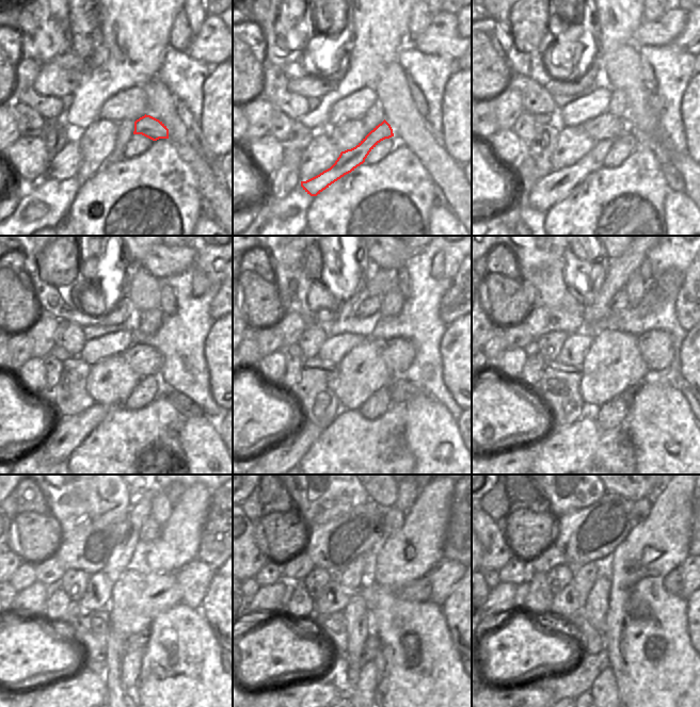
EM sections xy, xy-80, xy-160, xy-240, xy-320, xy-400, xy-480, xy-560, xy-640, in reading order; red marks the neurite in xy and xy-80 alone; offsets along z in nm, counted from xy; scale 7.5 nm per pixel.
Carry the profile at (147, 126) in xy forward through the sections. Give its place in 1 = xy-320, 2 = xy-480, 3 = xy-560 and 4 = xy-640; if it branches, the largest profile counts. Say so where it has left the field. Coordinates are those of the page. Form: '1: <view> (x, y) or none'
1: xy-320 (288, 452)
2: xy-480 (84, 690)
3: xy-560 (322, 691)
4: xy-640 (523, 691)

